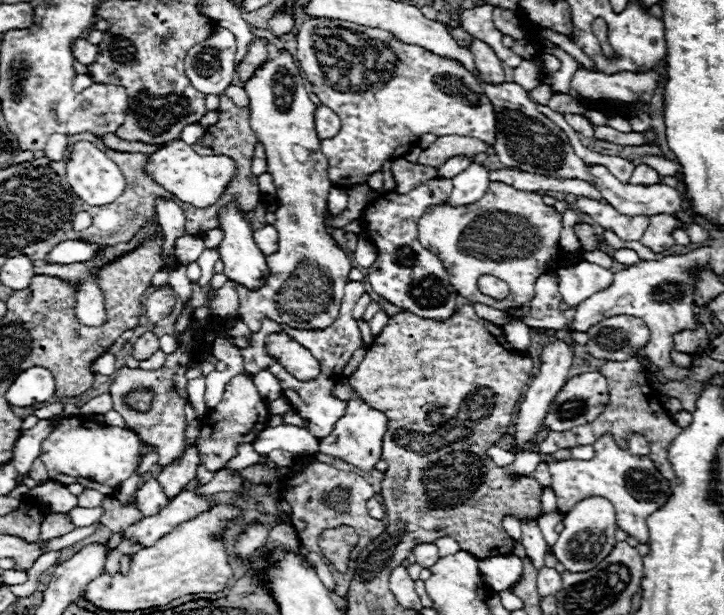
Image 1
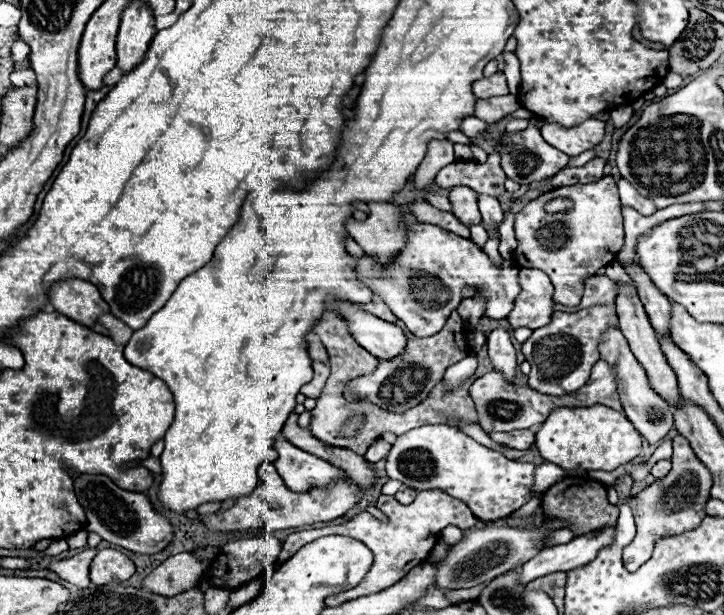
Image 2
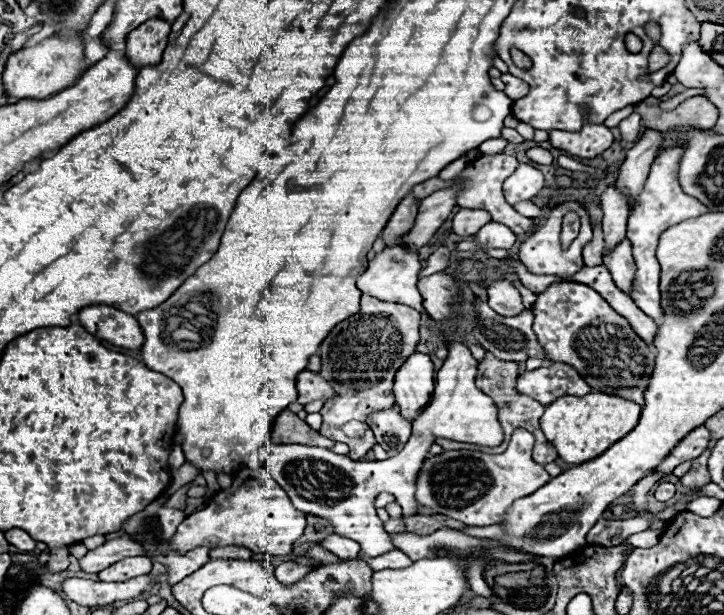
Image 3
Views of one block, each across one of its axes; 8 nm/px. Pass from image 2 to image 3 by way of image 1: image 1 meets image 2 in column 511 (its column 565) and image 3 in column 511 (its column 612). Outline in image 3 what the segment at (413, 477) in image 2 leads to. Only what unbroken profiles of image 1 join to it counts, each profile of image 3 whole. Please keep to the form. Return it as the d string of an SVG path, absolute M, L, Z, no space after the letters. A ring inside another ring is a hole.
M518 428L512 434L510 446L504 454L484 454L474 450L446 450L440 456L432 456L422 464L416 480L416 500L422 506L436 510L448 518L460 520L466 526L492 526L500 524L506 516L510 502L530 496L550 482L552 476L542 464L534 462L532 450L536 438L532 432Z

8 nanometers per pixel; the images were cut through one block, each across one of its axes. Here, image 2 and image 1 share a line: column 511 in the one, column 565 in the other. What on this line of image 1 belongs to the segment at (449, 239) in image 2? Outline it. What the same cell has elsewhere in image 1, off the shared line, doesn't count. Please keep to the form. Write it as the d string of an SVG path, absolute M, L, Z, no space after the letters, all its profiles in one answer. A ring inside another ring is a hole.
M580 258L564 260L562 266L556 270L560 278L560 292L562 292L562 310L578 306L582 300L590 298L594 292L604 290L612 284L612 272L590 264Z

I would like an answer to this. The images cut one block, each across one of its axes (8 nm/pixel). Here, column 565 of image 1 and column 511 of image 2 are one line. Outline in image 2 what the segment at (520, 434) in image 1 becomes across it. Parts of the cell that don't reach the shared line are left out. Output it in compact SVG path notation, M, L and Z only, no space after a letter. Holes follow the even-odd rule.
M496 328L488 334L488 356L494 364L494 370L498 370L508 384L516 378L516 350L510 342L510 332L506 328Z

